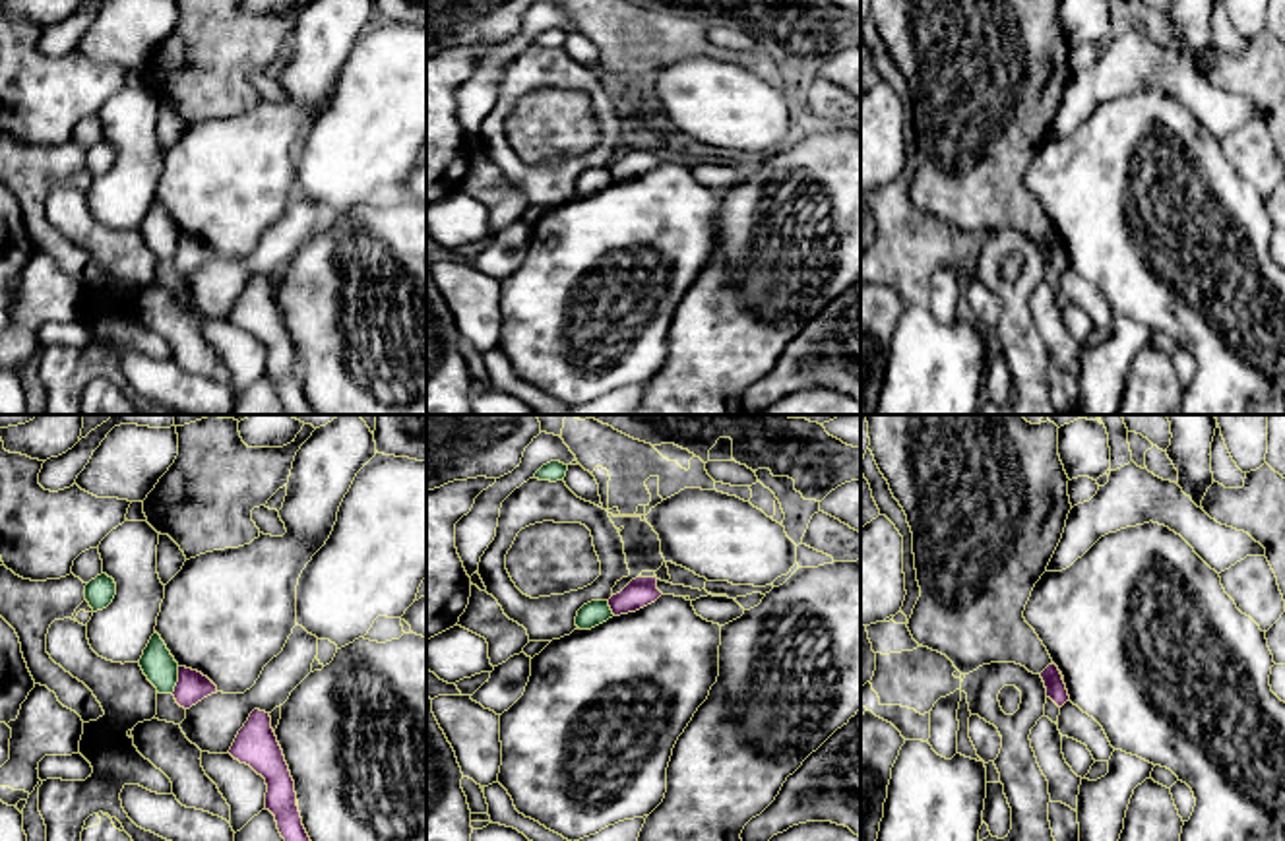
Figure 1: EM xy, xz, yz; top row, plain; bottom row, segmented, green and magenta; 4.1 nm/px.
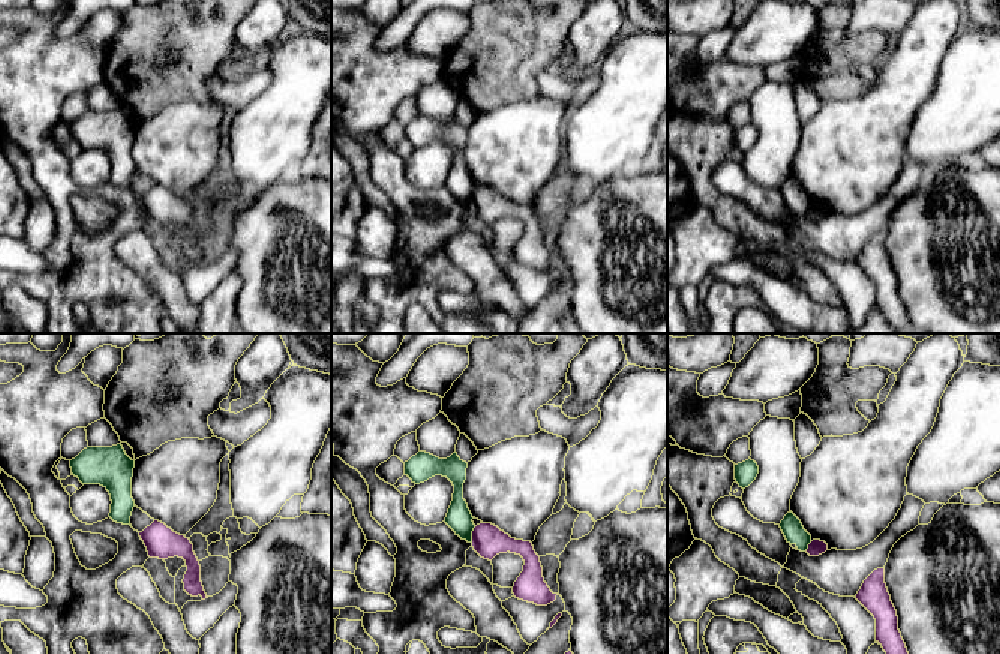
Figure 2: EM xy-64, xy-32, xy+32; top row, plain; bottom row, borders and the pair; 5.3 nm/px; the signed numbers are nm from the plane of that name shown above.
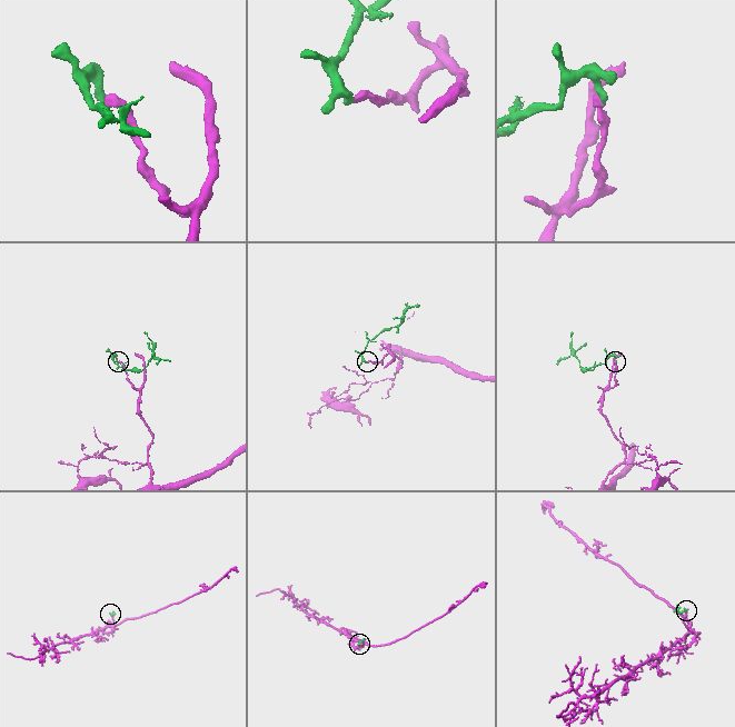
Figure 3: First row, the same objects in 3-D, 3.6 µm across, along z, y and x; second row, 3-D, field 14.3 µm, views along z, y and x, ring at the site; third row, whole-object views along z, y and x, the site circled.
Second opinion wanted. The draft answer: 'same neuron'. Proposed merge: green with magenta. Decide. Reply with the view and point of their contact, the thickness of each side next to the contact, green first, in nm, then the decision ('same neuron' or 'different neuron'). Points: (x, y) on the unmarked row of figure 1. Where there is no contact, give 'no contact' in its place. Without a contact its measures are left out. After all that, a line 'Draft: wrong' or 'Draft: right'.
meets green in xy at (177, 247); 140 nm thick on the green side, 140 nm on the other; different neuron
Draft: wrong

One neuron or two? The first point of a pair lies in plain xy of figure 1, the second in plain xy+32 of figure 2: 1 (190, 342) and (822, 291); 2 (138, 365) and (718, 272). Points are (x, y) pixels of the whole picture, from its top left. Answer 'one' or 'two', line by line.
1: one
2: one

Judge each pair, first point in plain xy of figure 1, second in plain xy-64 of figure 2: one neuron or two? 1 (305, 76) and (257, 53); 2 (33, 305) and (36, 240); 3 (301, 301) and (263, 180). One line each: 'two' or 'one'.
1: one
2: one
3: two

